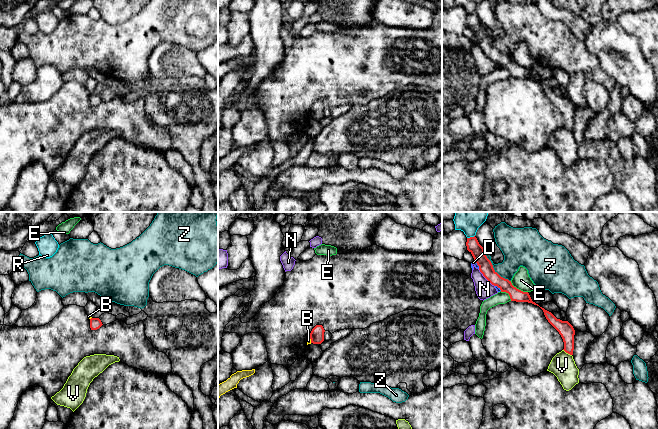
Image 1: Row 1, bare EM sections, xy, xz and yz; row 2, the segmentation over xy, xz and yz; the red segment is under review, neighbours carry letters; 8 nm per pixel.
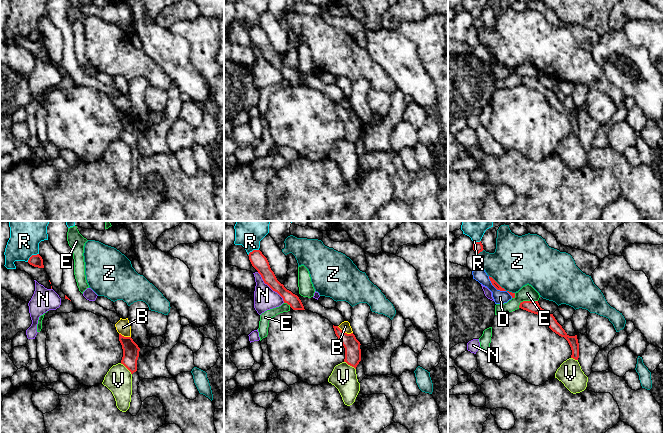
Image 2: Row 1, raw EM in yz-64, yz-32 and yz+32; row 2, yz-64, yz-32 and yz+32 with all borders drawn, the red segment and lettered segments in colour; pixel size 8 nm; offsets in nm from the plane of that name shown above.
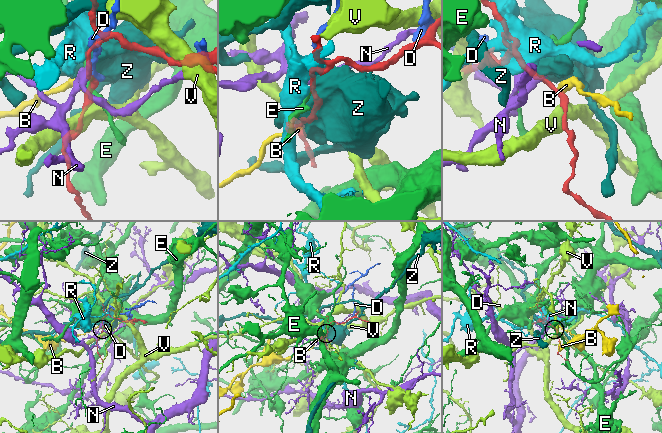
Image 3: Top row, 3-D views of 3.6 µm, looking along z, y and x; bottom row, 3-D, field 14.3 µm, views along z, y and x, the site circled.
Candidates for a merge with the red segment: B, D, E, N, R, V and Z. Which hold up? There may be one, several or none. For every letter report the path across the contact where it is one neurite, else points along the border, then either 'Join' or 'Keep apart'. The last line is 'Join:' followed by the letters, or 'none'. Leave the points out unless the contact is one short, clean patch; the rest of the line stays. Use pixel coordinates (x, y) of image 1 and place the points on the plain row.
B: Boundary: xz (309, 112), (311, 118). Keep apart
D: Keep apart
E: Boundary: yz (510, 57), (517, 64), (527, 68). Keep apart
N: Boundary: yz (478, 45), (494, 62). Keep apart
R: Keep apart
V: Keep apart
Z: Keep apart
Join: none

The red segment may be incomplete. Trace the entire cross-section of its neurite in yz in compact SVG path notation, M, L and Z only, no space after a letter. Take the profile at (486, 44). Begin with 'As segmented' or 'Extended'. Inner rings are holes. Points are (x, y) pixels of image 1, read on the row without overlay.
As segmented. M467 14L467 26L472 30L474 37L479 42L480 48L483 52L494 62L497 62L501 68L509 70L511 77L528 78L539 82L532 77L528 68L523 68L514 63L508 55L501 53L493 44L491 37L484 29L484 24L479 20L477 14Z

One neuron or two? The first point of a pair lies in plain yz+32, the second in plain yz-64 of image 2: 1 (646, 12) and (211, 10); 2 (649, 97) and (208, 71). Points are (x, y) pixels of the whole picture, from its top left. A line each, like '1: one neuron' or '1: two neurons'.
1: two neurons
2: two neurons

